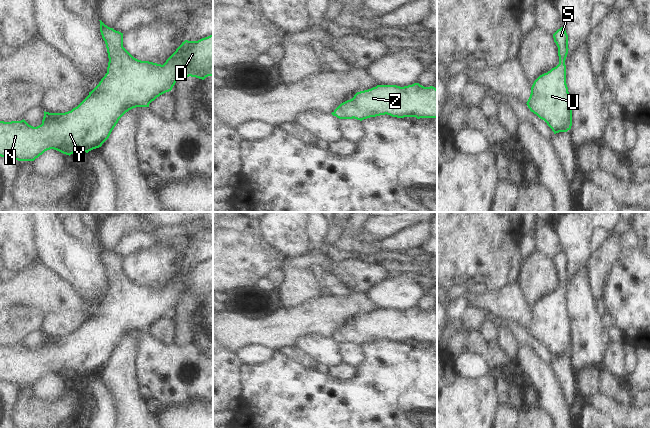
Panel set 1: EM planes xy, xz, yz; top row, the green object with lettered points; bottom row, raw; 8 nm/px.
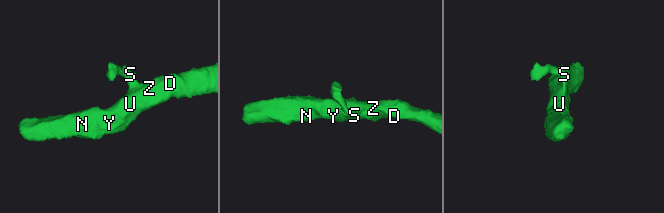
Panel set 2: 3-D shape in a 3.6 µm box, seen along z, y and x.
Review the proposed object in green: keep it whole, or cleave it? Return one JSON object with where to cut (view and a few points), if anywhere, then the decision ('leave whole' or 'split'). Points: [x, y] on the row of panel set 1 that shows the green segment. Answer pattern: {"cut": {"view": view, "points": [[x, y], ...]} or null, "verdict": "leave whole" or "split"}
{"cut": null, "verdict": "leave whole"}

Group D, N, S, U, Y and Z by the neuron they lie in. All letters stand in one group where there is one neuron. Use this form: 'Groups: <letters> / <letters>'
Groups: D N S U Y Z

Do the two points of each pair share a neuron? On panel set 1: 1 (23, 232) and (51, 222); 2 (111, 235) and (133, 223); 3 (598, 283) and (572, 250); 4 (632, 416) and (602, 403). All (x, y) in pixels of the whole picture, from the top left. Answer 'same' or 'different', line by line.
1: different
2: same
3: different
4: same

